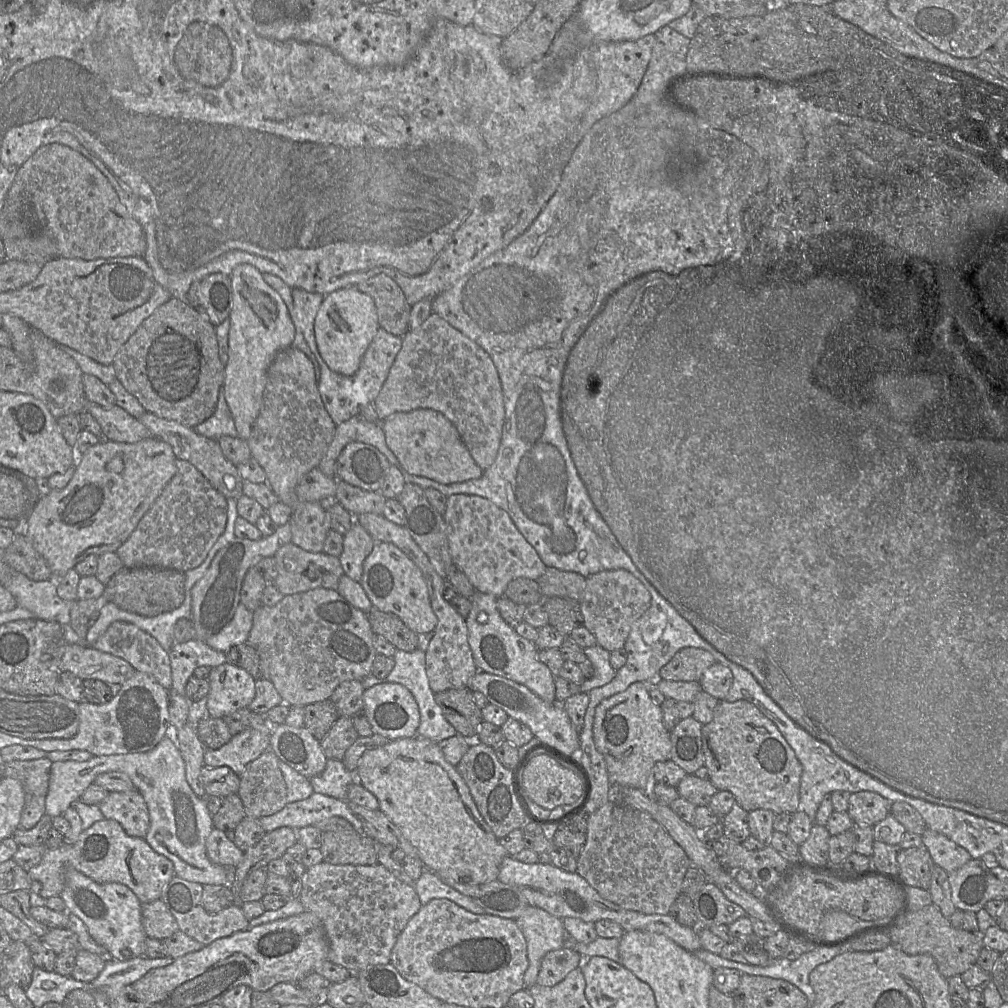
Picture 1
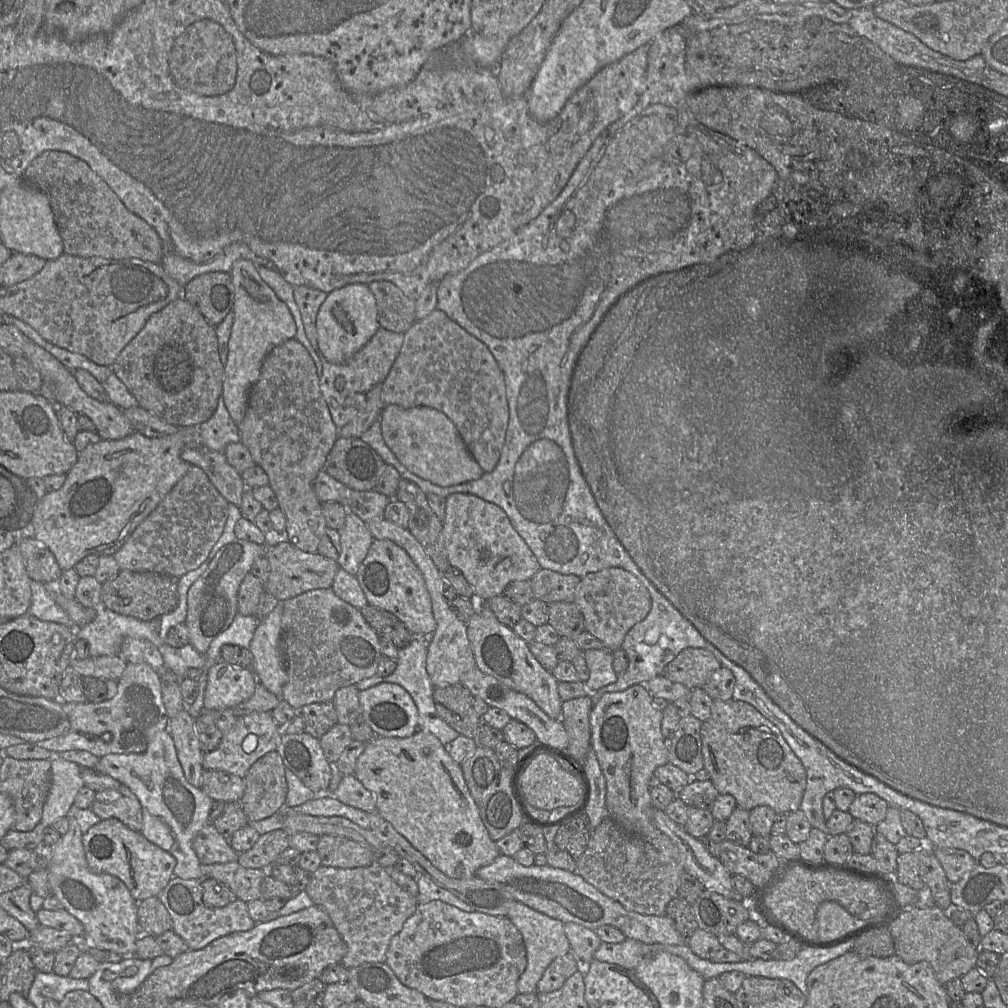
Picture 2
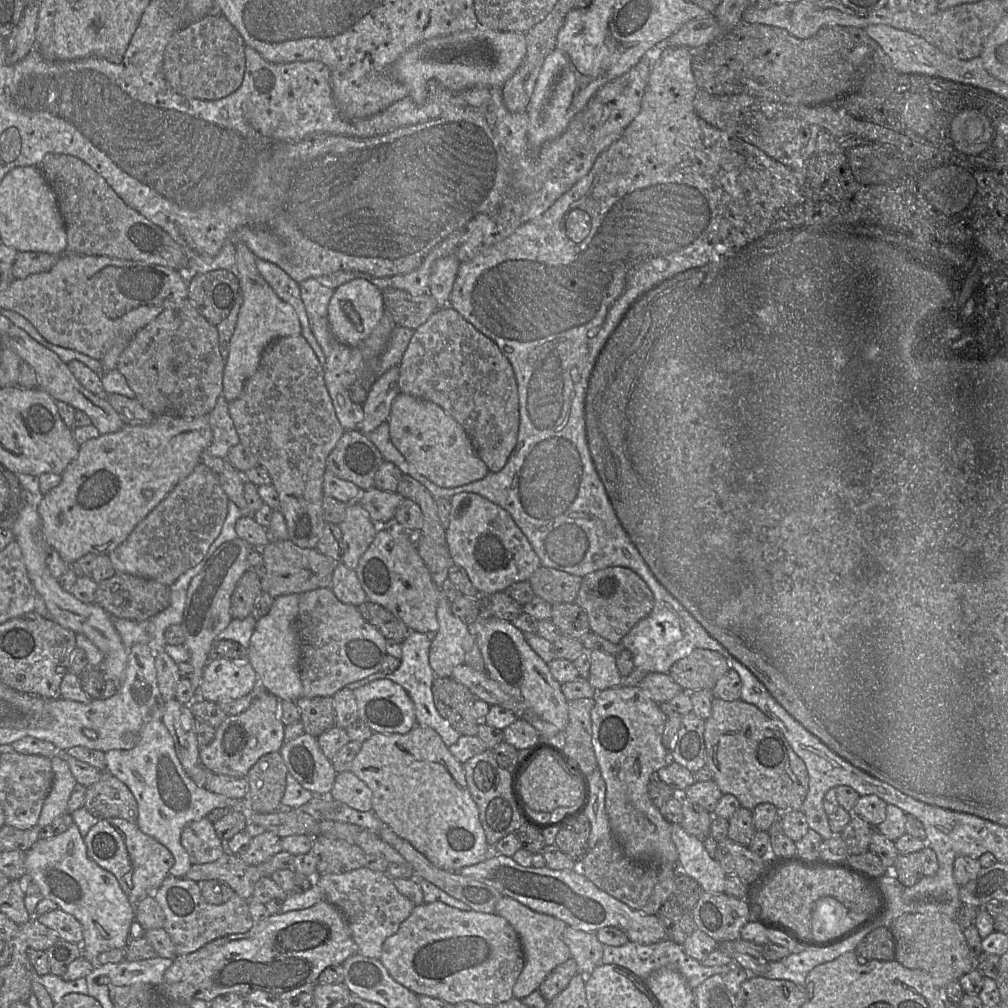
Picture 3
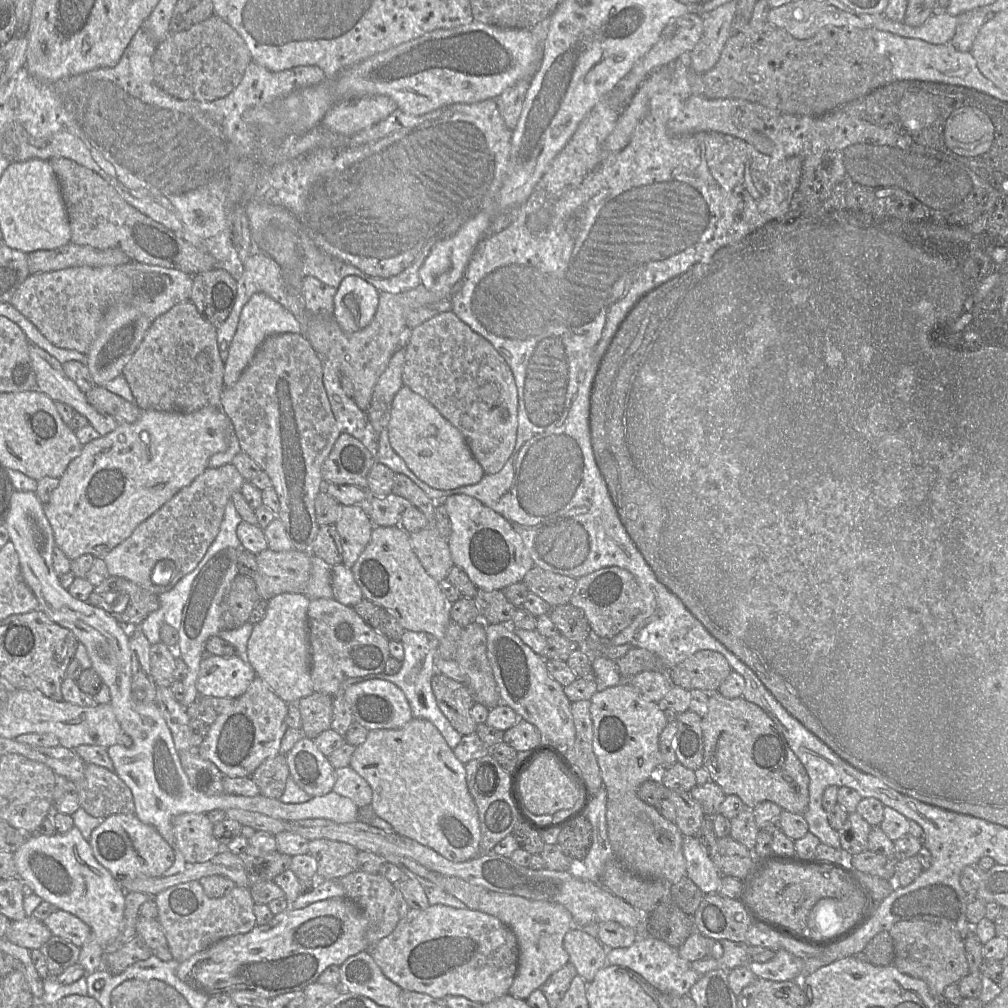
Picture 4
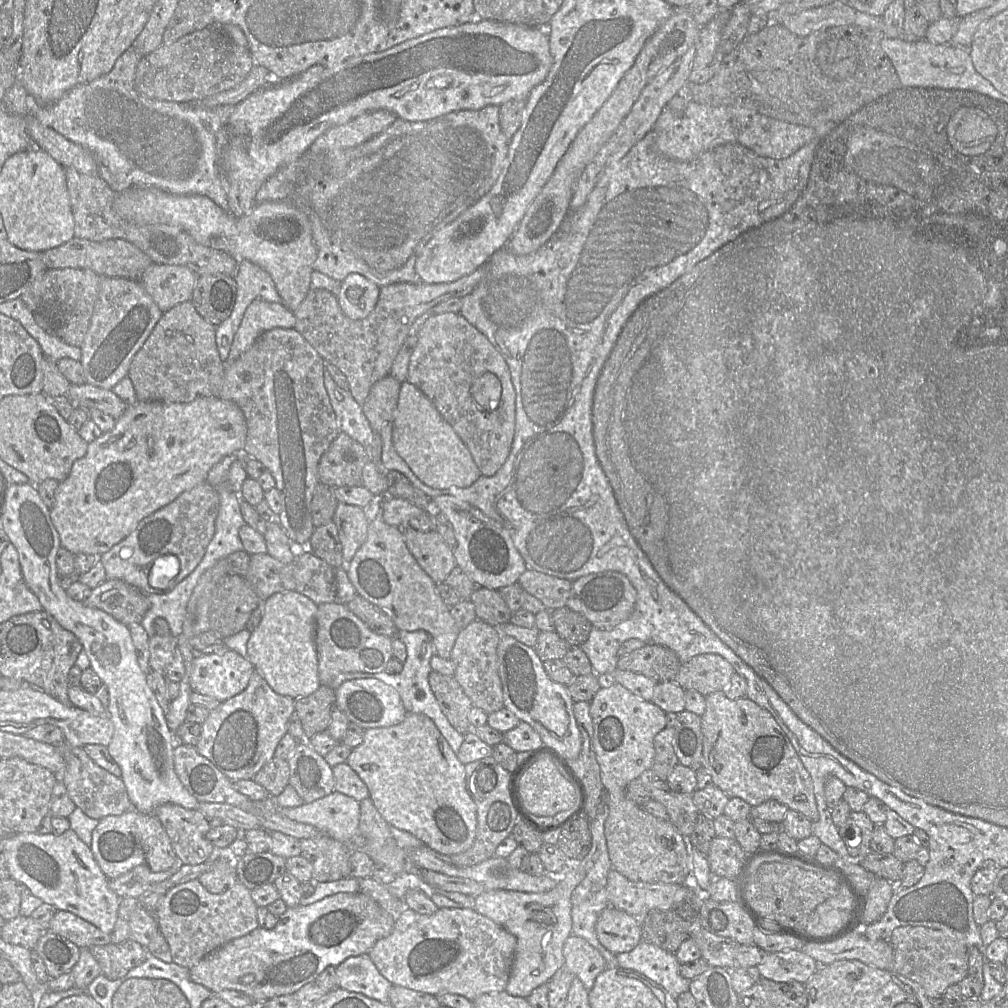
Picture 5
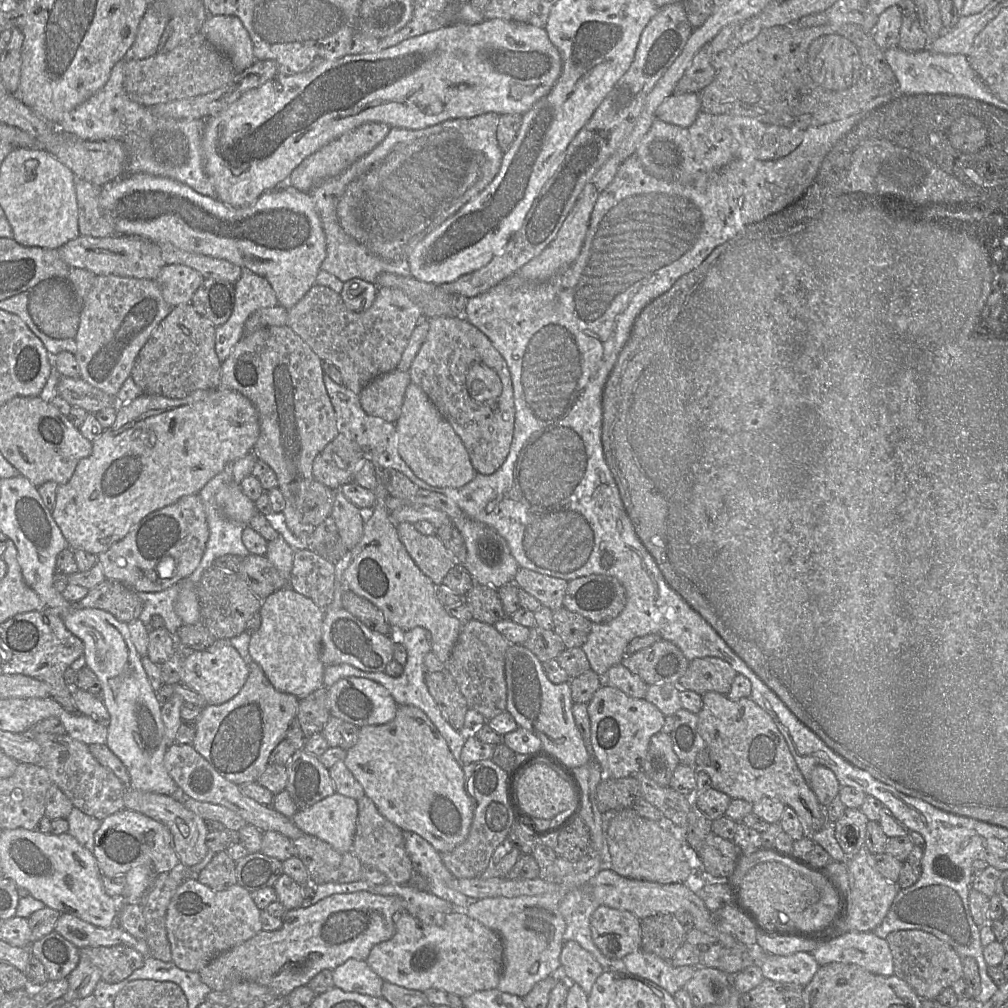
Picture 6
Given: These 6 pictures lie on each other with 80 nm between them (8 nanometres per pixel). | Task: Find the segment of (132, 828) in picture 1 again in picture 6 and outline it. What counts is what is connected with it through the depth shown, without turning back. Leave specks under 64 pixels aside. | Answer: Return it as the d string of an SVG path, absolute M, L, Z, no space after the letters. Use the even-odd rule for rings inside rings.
M30 733L30 734L33 737L33 739L36 740L37 743L41 747L41 761L40 761L40 764L35 764L35 765L40 765L47 770L53 784L57 785L60 788L60 790L69 798L69 800L72 802L72 804L75 808L78 808L83 813L85 813L89 816L94 816L94 817L98 818L99 820L103 820L103 819L107 818L108 816L125 809L124 794L125 794L127 786L124 785L123 782L110 769L102 766L95 759L95 757L90 752L88 745L86 745L85 743L80 742L76 739L73 739L67 733L64 735L57 735L57 734L50 734L50 733L37 733L37 734Z

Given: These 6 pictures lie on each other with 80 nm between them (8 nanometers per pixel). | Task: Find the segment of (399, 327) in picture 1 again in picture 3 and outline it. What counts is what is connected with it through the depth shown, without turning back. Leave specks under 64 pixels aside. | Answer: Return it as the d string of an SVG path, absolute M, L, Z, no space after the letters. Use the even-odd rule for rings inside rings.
M382 290L384 310L391 315L396 327L415 329L424 323L438 308L427 295L412 296L403 290Z

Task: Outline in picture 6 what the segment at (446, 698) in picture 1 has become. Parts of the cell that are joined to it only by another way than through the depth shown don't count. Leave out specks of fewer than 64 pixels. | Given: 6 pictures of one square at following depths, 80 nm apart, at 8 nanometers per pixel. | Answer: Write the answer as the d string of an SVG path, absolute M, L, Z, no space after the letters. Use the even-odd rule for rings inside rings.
M449 671L426 672L424 679L443 718L453 729L462 731L469 707Z

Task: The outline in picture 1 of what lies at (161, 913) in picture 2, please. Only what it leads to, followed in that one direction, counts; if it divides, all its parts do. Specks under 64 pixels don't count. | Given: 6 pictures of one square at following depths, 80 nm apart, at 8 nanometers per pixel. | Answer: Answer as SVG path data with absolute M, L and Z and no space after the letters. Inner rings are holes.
M161 899L142 904L141 913L147 937L164 940L180 930L176 919Z

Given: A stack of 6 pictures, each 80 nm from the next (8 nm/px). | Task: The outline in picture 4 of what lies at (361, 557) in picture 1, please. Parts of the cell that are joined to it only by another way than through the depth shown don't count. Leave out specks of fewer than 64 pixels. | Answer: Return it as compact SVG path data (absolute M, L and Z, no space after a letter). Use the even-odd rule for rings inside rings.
M342 505L335 526L342 545L342 563L352 568L370 541L375 525L364 505Z

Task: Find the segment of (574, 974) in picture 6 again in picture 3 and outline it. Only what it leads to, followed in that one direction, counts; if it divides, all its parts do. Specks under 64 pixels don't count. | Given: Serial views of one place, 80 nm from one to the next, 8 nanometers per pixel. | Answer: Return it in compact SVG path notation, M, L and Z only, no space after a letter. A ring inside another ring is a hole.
M567 926L563 933L563 940L569 947L571 958L577 963L578 971L585 977L602 964L604 945L598 940L596 933Z

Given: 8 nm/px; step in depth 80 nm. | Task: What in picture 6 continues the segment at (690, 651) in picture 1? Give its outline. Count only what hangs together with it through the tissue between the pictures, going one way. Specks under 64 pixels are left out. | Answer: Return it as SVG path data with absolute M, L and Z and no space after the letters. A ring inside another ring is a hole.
M696 658L689 662L678 686L681 690L694 691L700 695L707 692L727 695L737 674L731 665L721 658Z

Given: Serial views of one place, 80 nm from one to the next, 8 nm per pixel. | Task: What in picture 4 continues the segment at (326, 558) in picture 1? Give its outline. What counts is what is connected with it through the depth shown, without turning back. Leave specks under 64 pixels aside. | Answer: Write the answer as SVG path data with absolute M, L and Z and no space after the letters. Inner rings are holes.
M266 549L257 554L257 570L253 580L260 598L268 601L282 593L304 594L310 577L311 556L311 552L302 552L296 549L284 552Z

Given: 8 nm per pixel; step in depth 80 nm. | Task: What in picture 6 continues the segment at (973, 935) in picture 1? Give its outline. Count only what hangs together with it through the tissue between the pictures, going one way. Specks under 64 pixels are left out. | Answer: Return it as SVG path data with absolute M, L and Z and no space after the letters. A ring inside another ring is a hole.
M899 930L885 938L891 950L894 974L905 981L921 999L936 999L947 987L963 978L962 958L944 941L921 930Z

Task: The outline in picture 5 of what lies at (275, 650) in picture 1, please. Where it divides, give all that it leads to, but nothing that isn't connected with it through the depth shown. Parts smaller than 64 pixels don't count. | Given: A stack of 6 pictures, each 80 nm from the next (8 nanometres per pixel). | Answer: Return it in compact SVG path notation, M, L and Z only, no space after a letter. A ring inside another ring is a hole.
M340 602L323 603L317 605L316 636L315 636L319 681L323 686L331 686L332 681L341 673L383 672L387 663L393 657L392 640L386 636L373 632L361 619L353 614L345 604Z

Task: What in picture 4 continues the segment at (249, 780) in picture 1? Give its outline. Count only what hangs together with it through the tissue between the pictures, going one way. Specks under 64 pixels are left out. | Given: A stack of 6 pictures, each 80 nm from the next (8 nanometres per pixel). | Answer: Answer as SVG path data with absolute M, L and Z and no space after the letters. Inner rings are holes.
M278 754L262 762L251 775L251 779L258 786L261 796L279 799L285 791L289 776L286 755Z

